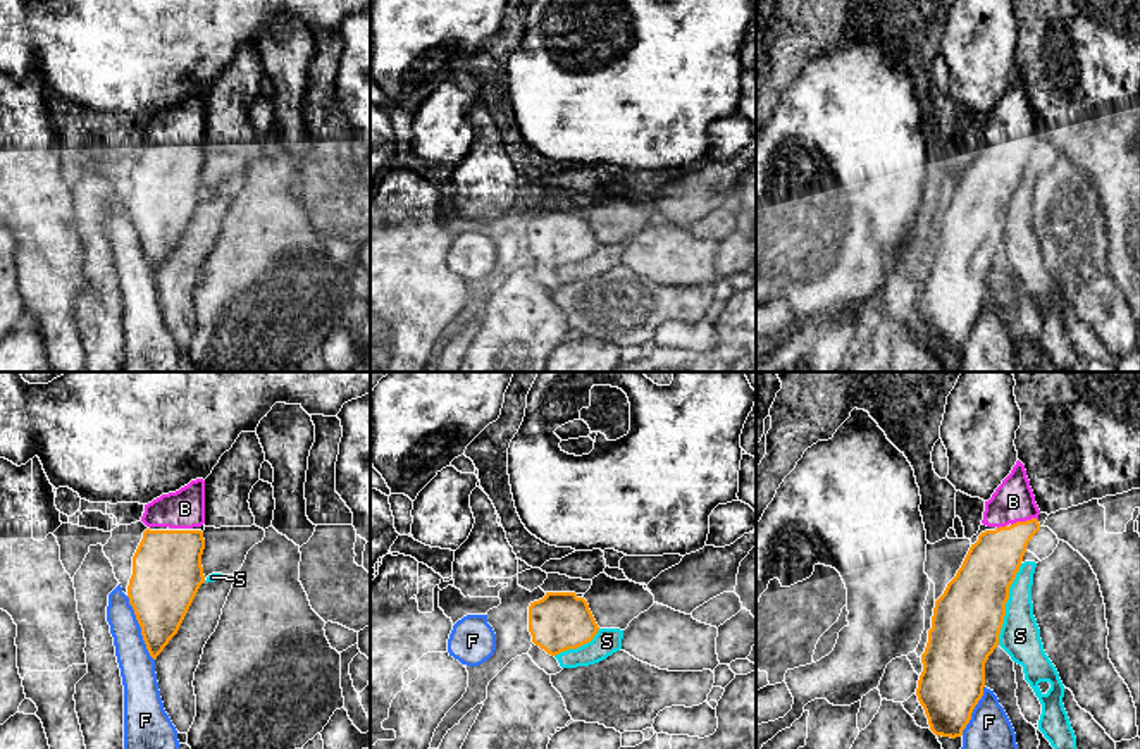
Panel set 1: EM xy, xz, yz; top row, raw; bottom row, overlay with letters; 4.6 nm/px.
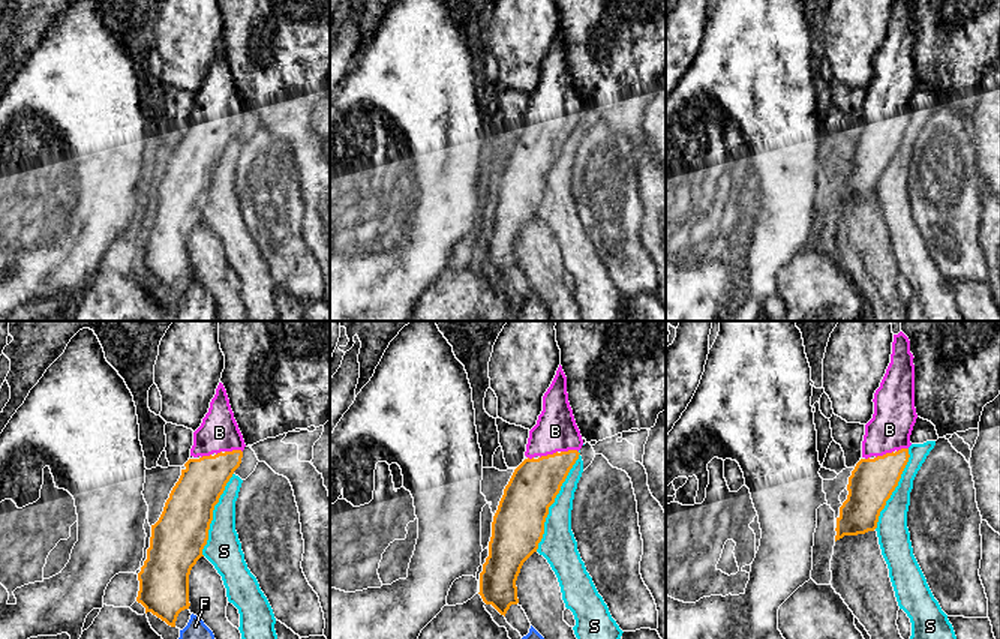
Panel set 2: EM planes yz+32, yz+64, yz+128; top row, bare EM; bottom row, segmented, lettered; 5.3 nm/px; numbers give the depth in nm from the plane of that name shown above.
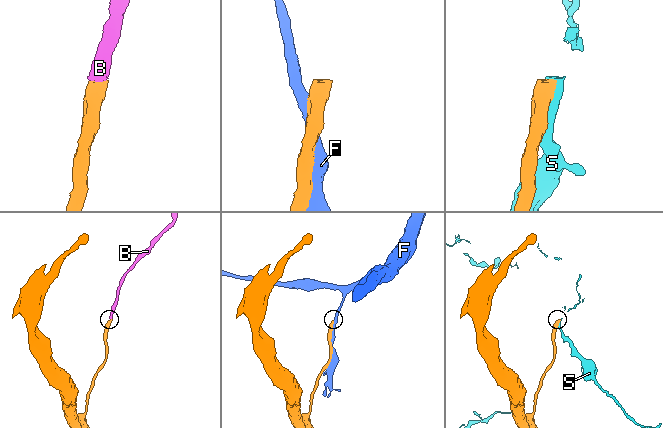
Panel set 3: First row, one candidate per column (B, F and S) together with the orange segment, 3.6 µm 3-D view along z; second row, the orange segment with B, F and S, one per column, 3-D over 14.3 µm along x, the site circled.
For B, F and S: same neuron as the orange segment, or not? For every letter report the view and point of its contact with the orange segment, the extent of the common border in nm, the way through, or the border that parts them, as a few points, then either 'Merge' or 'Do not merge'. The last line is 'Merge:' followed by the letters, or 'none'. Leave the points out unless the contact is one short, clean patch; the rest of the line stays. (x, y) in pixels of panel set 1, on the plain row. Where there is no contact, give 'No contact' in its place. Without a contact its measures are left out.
B: Touches orange at yz (1023, 136). Shared border 130 nm. Path across: yz (992, 176), (1020, 147), (1023, 136), (1023, 128), (1013, 116). Merge
F: Touches orange at xy (142, 243). Shared border 340 nm. Do not merge
S: Touches orange at yz (1004, 219). Shared border 400 nm. Do not merge
Merge: B

